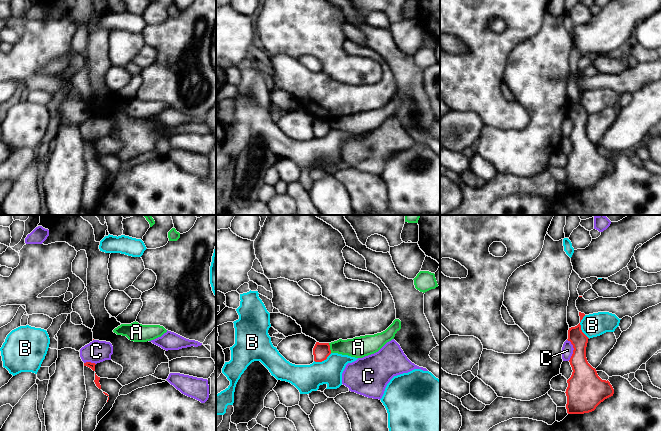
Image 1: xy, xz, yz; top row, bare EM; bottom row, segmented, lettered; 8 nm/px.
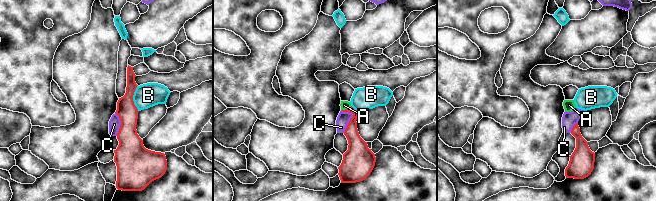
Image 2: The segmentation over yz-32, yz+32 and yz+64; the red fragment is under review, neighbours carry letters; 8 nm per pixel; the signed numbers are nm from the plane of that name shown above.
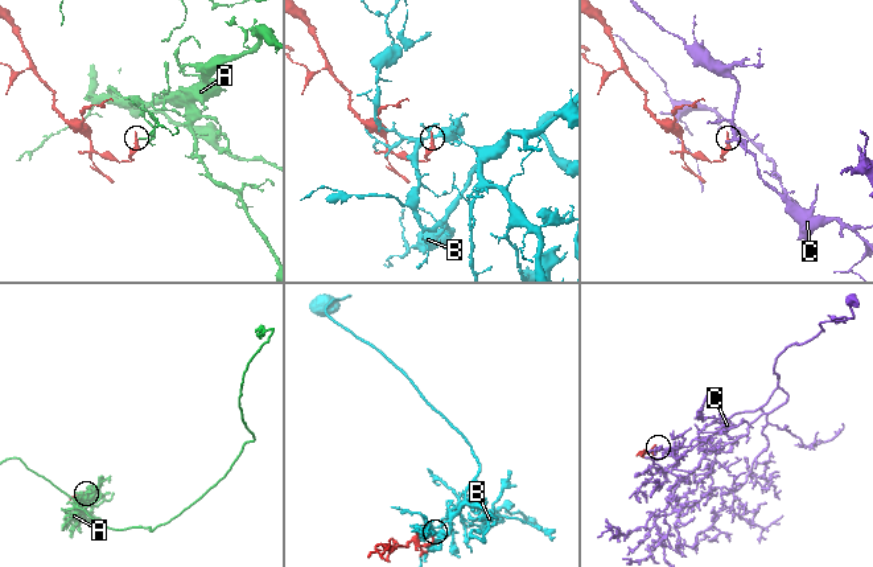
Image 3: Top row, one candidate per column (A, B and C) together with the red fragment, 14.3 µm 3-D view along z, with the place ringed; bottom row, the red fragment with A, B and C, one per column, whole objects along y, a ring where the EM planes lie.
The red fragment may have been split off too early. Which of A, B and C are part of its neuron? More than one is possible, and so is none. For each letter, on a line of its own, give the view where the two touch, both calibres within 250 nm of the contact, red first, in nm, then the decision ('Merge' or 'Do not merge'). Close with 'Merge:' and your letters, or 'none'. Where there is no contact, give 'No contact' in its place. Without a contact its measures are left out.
A: Touches red in xz. Thickness 140 nm (red) against 170 nm. Do not merge
B: Touches red in yz. Thickness 140 nm (red) against 190 nm. Do not merge
C: Touches red in yz. Thickness 220 nm (red) against 100 nm. Do not merge
Merge: none

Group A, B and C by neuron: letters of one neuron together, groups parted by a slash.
A / B / C

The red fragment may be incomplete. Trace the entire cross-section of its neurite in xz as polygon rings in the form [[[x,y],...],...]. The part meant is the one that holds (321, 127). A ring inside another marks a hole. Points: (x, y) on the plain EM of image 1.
[[[316,118],[313,124],[313,131],[315,138],[322,138],[326,136],[330,130],[331,130],[331,126],[329,119]]]

